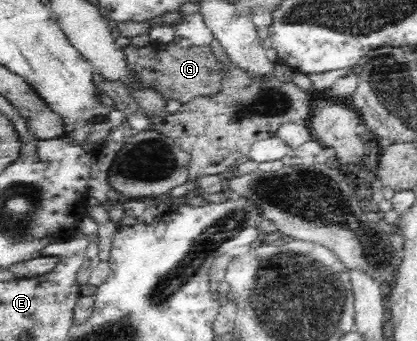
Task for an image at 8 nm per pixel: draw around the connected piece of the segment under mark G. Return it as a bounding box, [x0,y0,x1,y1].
[124,42,222,103]

